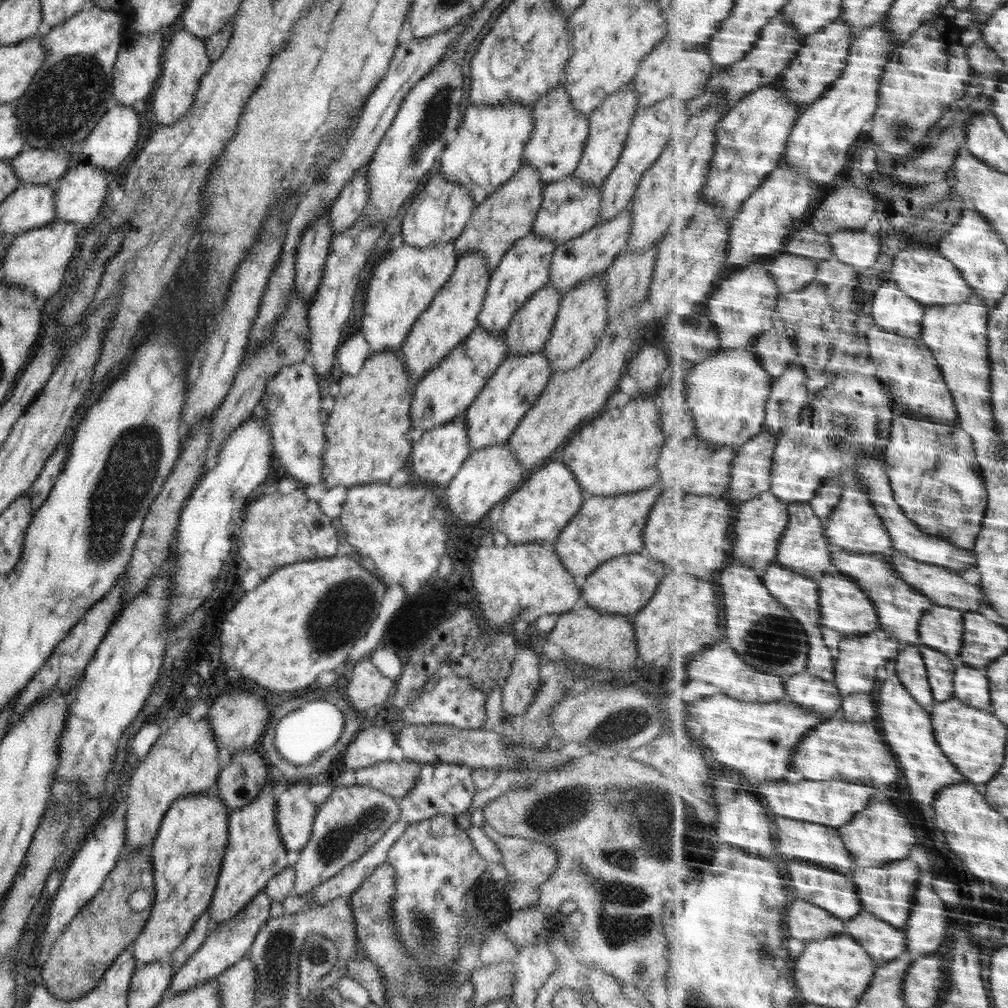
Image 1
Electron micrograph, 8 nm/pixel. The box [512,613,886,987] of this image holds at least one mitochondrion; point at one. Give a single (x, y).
(620, 916)

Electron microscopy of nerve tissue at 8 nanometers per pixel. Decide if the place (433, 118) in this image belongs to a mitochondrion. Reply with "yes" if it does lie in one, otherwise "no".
yes

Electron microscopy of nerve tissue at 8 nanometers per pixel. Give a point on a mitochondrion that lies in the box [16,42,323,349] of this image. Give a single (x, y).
(70, 103)

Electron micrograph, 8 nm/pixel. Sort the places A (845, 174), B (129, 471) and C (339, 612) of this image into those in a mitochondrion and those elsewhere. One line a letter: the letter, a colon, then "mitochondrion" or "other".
A: other
B: mitochondrion
C: mitochondrion

